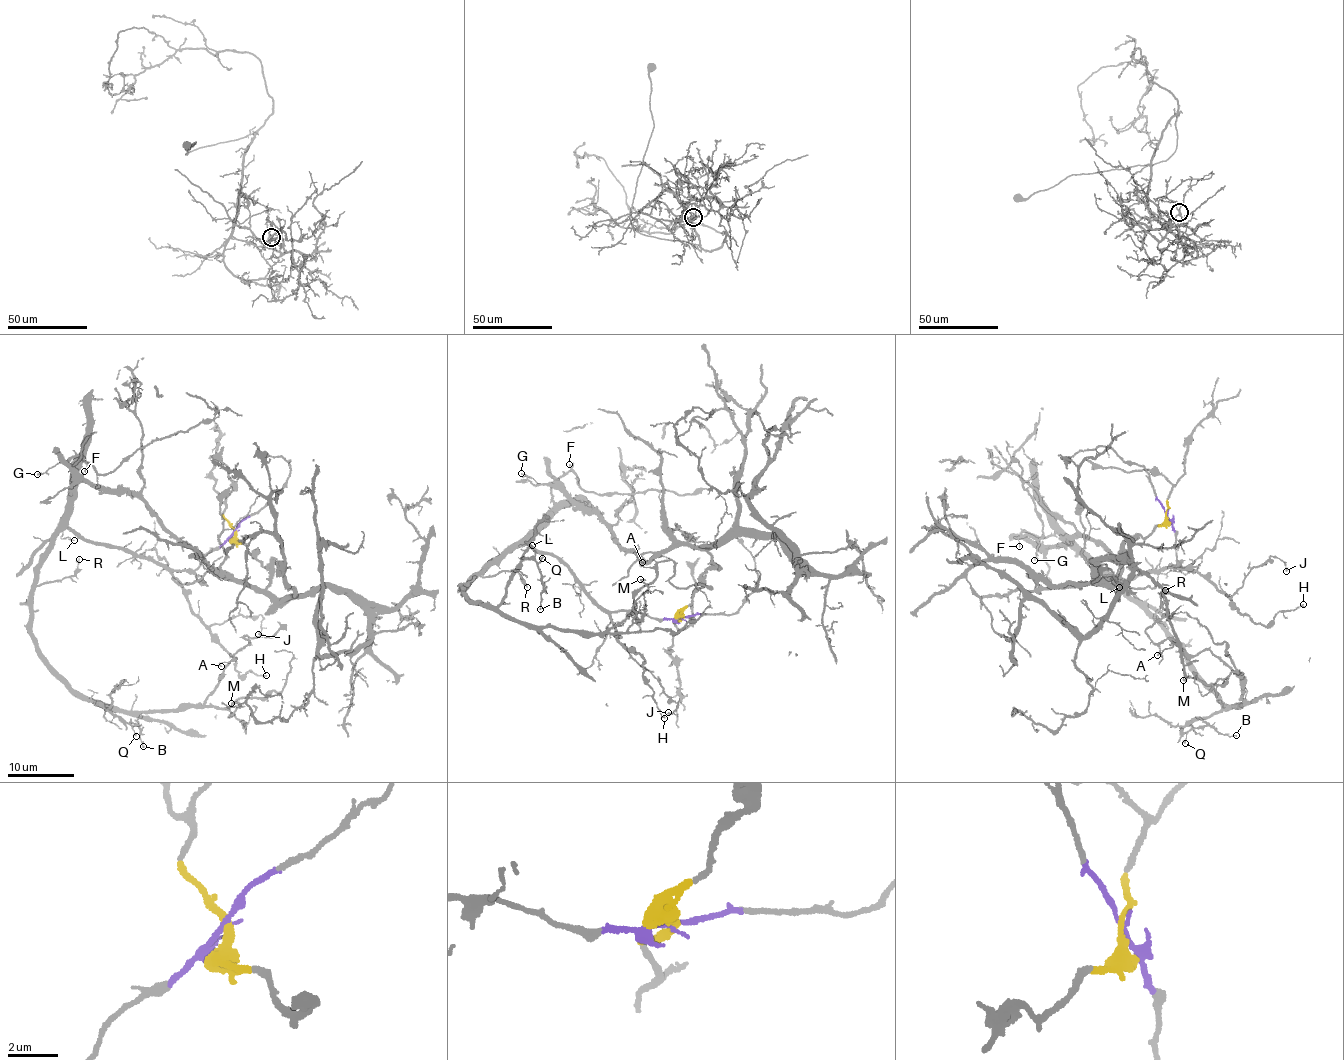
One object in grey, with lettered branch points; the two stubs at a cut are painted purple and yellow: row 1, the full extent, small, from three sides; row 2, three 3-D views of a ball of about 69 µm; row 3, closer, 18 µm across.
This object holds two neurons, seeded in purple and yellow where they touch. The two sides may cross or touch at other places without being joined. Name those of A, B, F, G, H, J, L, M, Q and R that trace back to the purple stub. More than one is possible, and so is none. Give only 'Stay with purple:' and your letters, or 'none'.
Stay with purple: A, B, F, G, H, J, L, M, Q, R

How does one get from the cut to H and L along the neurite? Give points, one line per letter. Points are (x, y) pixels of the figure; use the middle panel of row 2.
H: (681, 617), (661, 620), (633, 611), (610, 614), (616, 640), (642, 657), (643, 679), (665, 718)
L: (681, 617), (661, 620), (633, 611), (608, 612), (553, 555), (521, 545), (532, 545)

